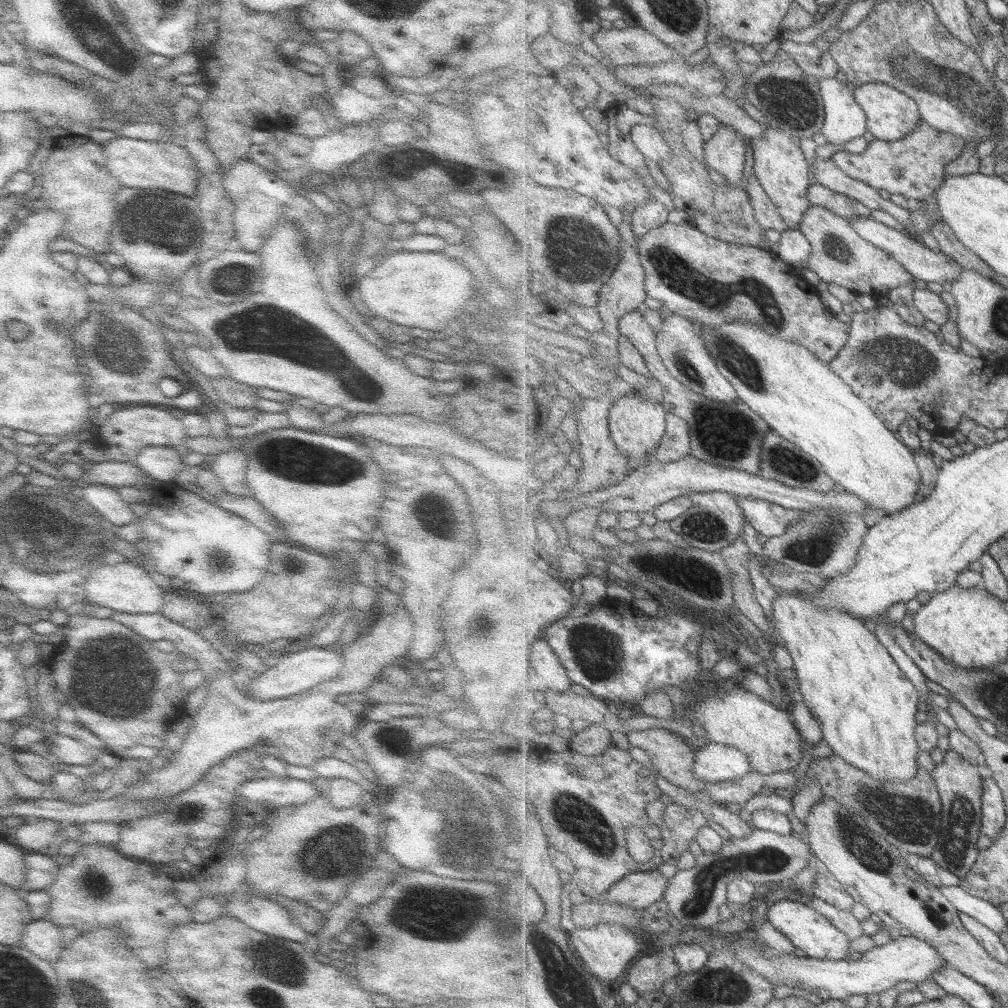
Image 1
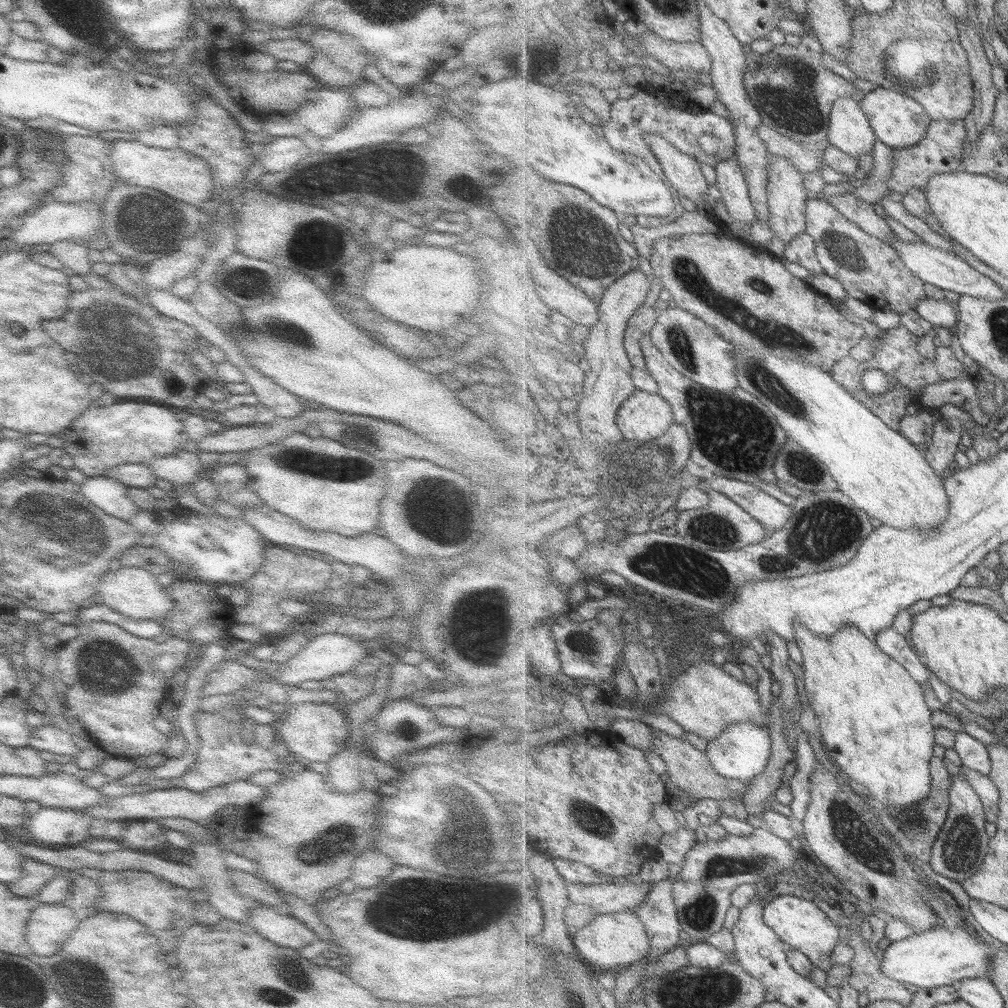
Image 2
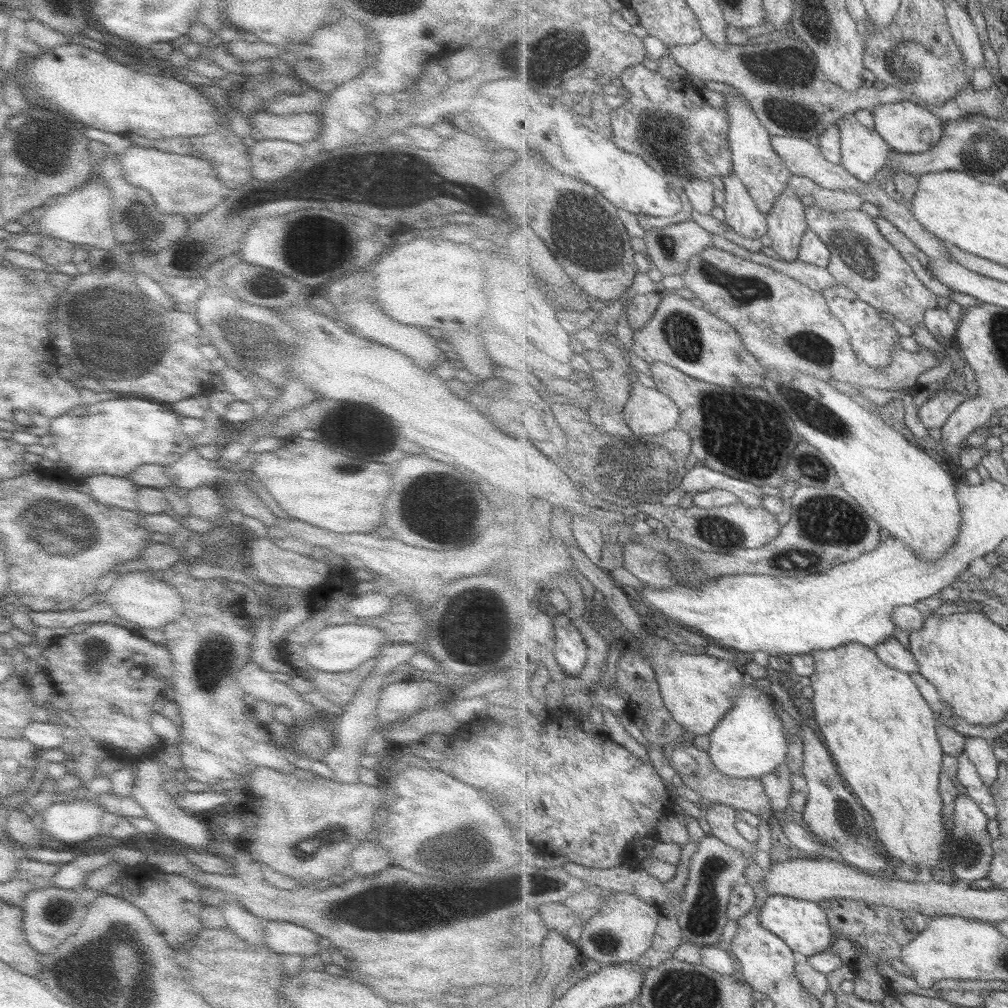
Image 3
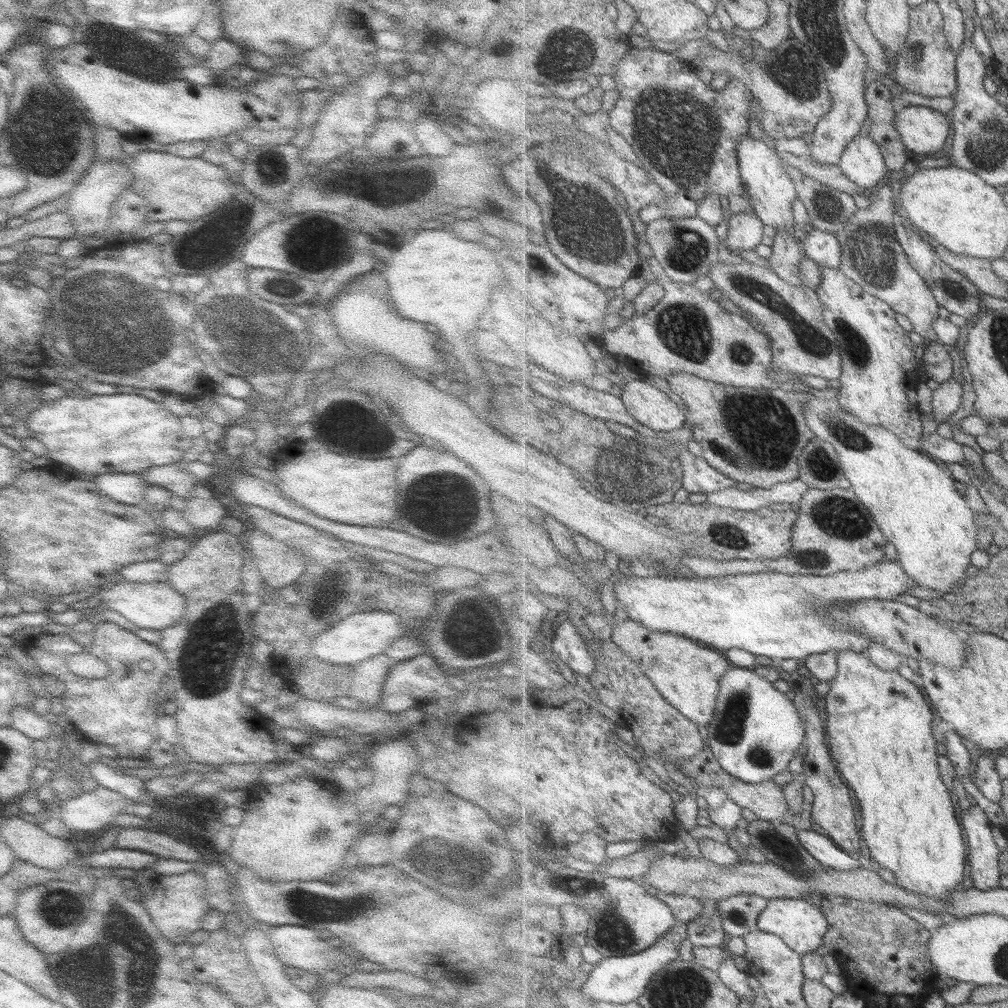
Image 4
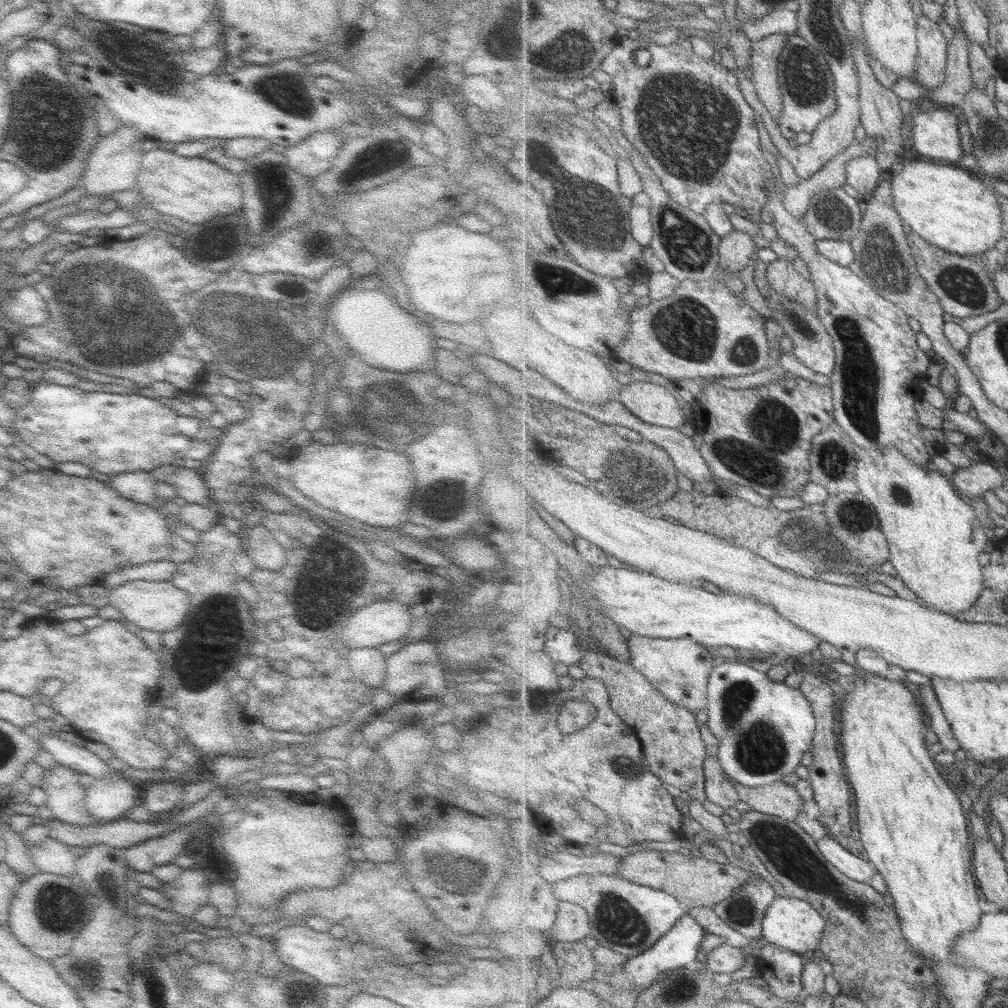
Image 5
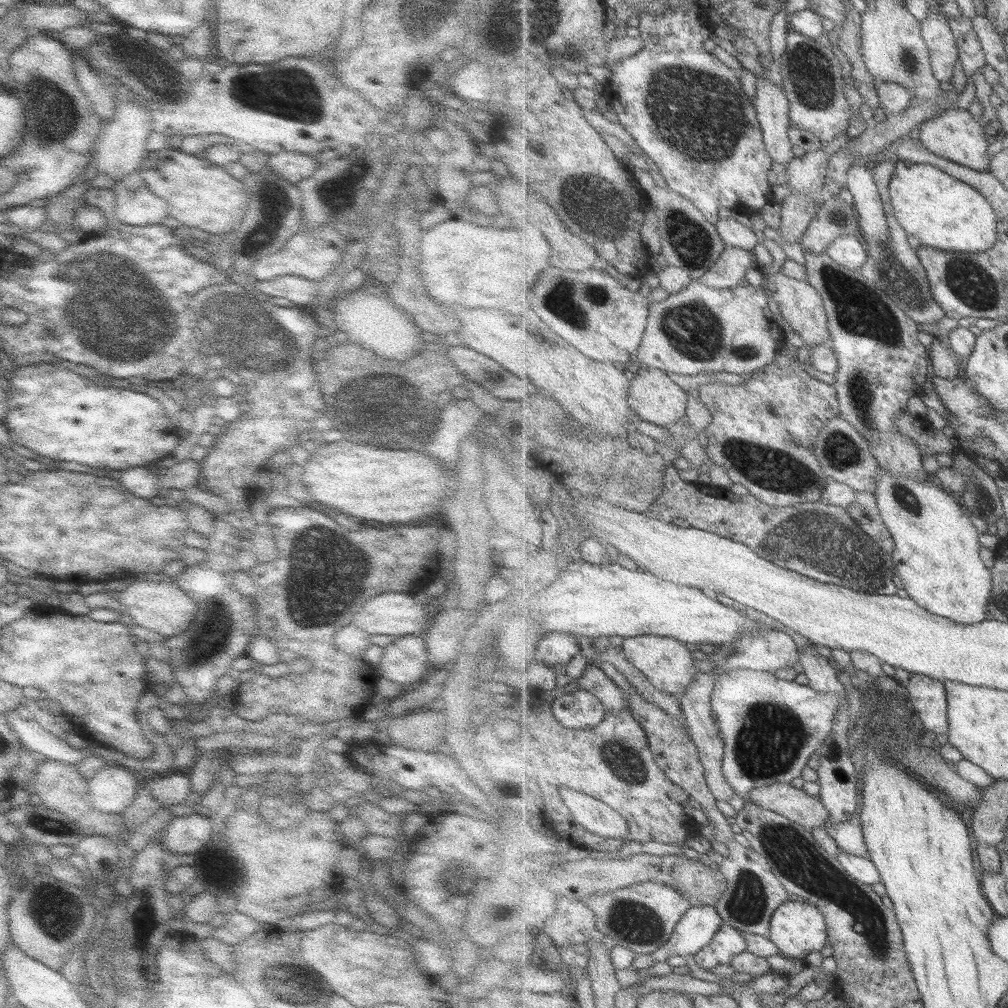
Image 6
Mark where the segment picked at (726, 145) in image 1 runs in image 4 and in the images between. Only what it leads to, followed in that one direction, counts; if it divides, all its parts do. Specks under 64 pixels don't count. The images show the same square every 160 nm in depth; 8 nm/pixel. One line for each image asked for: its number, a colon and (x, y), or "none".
2: (731, 182)
3: (742, 214)
4: (745, 232)

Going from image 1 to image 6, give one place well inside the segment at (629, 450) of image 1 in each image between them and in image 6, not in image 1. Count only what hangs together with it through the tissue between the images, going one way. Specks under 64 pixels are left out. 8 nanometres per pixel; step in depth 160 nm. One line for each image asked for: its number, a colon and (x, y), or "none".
2: (644, 416)
3: (647, 412)
4: (647, 404)
5: (652, 402)
6: (653, 395)

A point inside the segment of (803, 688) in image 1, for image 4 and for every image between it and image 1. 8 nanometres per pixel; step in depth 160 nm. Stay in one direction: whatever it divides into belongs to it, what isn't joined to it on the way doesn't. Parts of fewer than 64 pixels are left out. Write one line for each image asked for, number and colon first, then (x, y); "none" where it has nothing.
2: (874, 721)
3: (881, 732)
4: (879, 724)

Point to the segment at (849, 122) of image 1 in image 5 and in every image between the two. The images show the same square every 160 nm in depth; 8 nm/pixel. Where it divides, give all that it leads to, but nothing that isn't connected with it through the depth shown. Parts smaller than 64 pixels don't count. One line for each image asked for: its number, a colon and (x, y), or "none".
2: (850, 130)
3: (865, 153)
4: (863, 162)
5: (863, 174)

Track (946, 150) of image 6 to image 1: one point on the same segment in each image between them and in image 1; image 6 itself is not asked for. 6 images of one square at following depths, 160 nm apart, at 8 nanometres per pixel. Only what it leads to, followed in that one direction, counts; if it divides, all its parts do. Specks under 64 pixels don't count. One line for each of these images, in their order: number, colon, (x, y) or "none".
1: (892, 115)
2: (899, 121)
3: (909, 128)
4: (924, 131)
5: (935, 134)

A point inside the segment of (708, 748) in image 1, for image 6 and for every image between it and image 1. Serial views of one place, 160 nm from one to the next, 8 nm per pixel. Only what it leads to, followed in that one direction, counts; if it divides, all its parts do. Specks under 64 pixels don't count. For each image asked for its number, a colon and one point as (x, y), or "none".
2: (741, 752)
3: (750, 742)
4: (756, 731)
5: (764, 727)
6: (771, 727)

